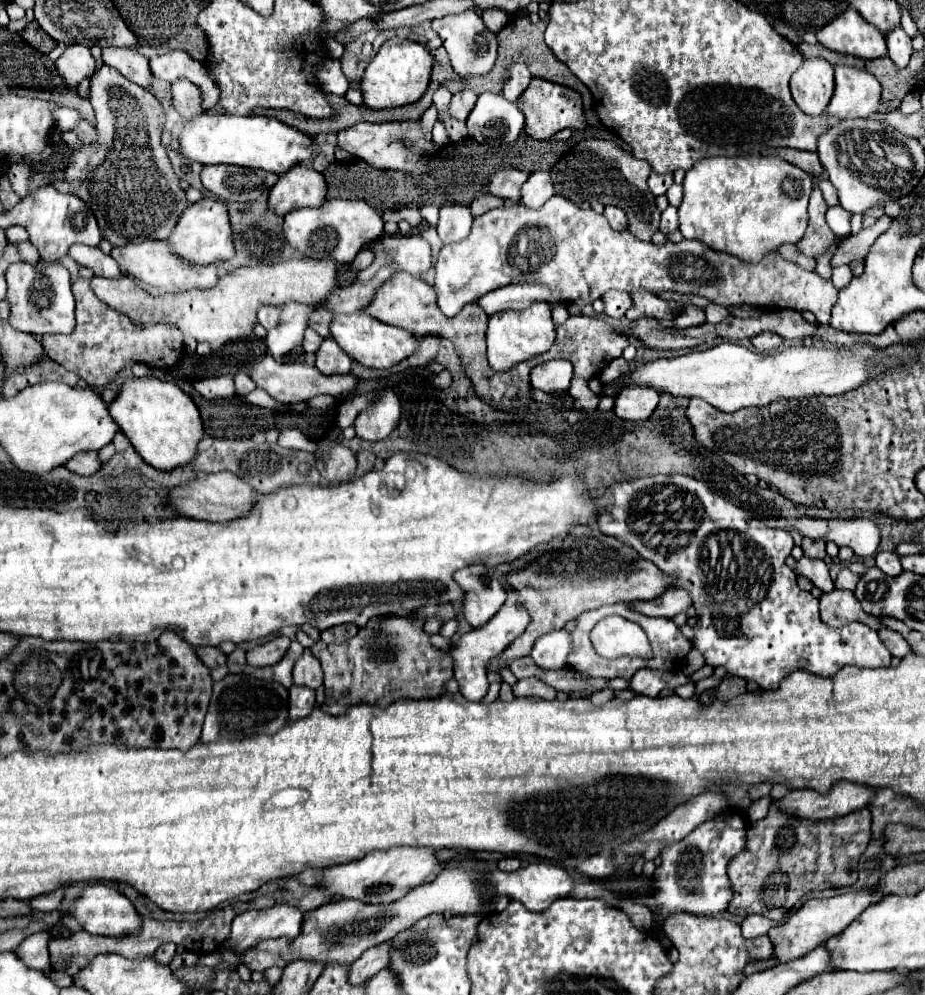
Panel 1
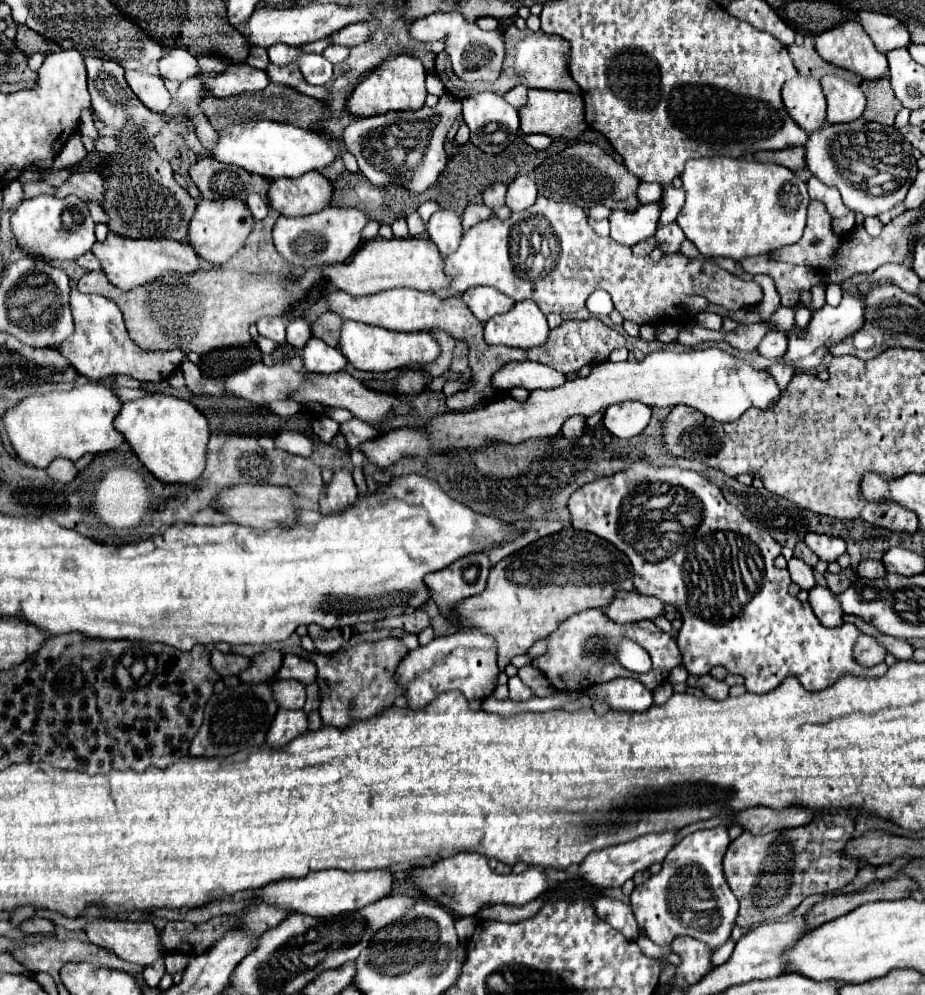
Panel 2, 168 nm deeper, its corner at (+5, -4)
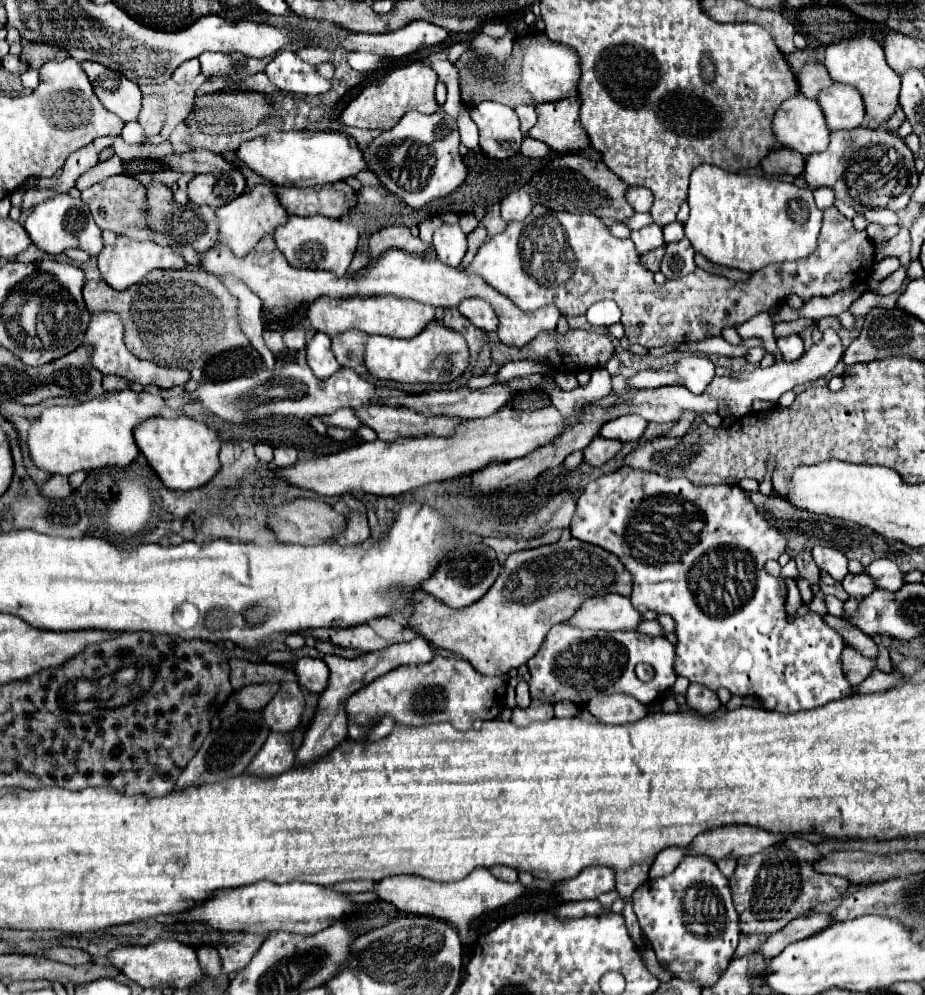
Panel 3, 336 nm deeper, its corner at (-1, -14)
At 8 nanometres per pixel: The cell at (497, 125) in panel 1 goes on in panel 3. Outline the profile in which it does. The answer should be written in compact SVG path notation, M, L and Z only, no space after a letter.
M482 101L470 109L480 131L480 147L492 159L508 159L520 151L522 131L514 109L496 101Z

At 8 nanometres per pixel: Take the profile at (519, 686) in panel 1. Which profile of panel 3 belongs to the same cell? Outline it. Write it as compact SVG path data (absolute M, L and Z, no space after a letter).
M526 681L518 683L518 687L516 687L516 701L518 701L518 707L522 707L522 709L526 709L530 705L532 697L528 693L528 683Z

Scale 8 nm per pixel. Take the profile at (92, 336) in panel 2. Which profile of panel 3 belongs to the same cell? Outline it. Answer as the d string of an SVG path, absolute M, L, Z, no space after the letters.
M92 313L86 335L84 335L84 343L88 345L90 351L90 363L94 369L98 369L102 375L116 375L122 377L126 381L132 383L140 383L140 385L156 385L160 389L170 389L176 385L184 385L190 379L190 371L186 369L172 369L172 367L160 367L152 361L142 361L136 355L132 355L126 345L124 345L124 325L118 313Z

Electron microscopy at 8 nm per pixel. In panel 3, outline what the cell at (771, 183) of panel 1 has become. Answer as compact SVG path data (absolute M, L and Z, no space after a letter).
M700 165L690 175L688 189L690 217L684 225L686 237L694 251L708 261L728 265L744 271L744 255L806 255L816 249L816 239L822 225L822 211L814 205L814 197L808 189L800 189L794 183L778 178L761 177L752 173L731 173L714 167Z

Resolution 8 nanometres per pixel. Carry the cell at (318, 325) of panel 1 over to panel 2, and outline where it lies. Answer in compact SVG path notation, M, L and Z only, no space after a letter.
M332 311L322 313L320 319L312 325L312 335L326 341L330 347L338 347L342 323L344 323L342 317L338 317L336 313L332 313Z

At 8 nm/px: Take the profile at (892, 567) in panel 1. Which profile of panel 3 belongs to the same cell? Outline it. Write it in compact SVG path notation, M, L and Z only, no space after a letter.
M848 573L842 579L842 585L844 585L846 593L854 595L854 597L866 597L876 589L876 583L868 573L860 573L860 575L850 575Z

